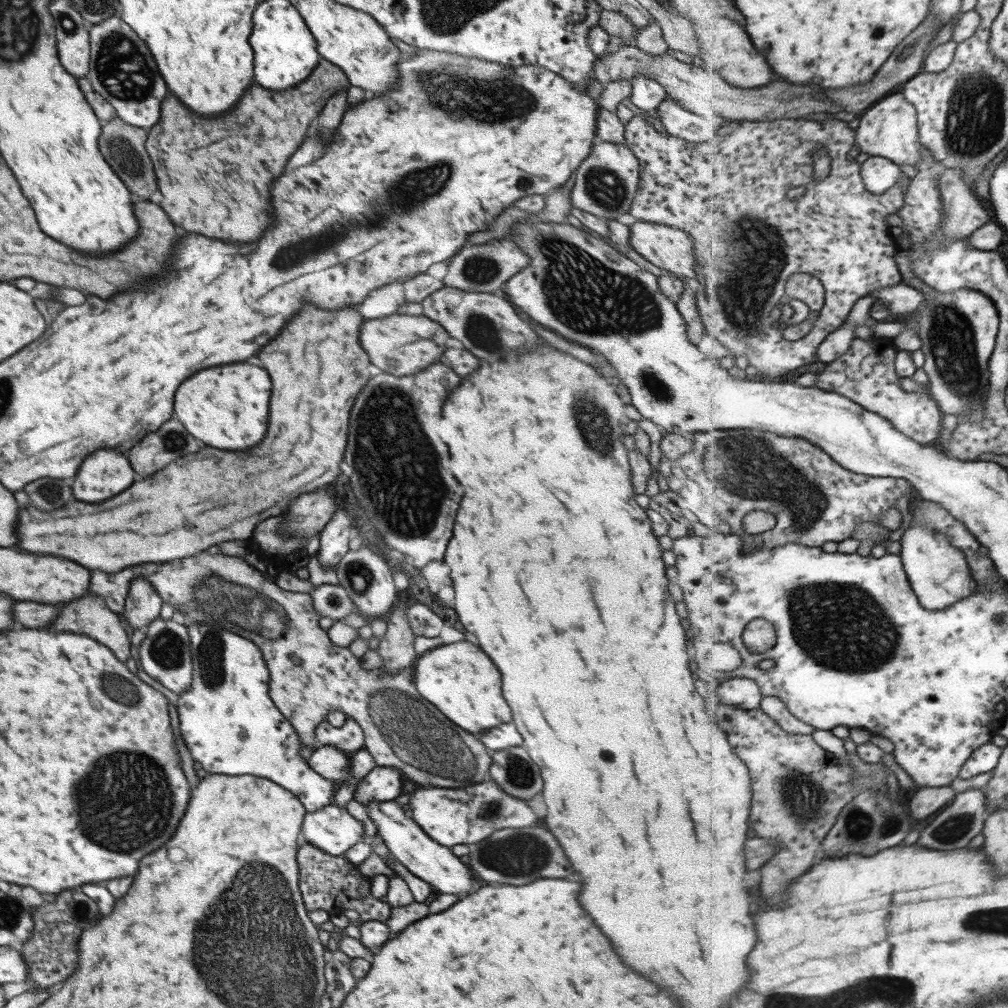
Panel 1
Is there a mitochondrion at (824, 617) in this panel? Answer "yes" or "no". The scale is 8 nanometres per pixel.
yes

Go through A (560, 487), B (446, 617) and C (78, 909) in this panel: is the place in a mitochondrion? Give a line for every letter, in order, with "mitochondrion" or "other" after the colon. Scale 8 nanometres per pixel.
A: other
B: other
C: mitochondrion

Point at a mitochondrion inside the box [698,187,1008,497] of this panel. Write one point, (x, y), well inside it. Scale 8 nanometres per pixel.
(746, 295)

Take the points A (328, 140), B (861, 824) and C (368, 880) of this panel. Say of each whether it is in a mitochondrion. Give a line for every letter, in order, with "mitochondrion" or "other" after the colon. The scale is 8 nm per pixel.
A: other
B: mitochondrion
C: other

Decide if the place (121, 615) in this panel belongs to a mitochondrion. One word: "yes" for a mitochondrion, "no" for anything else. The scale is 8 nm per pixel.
no

